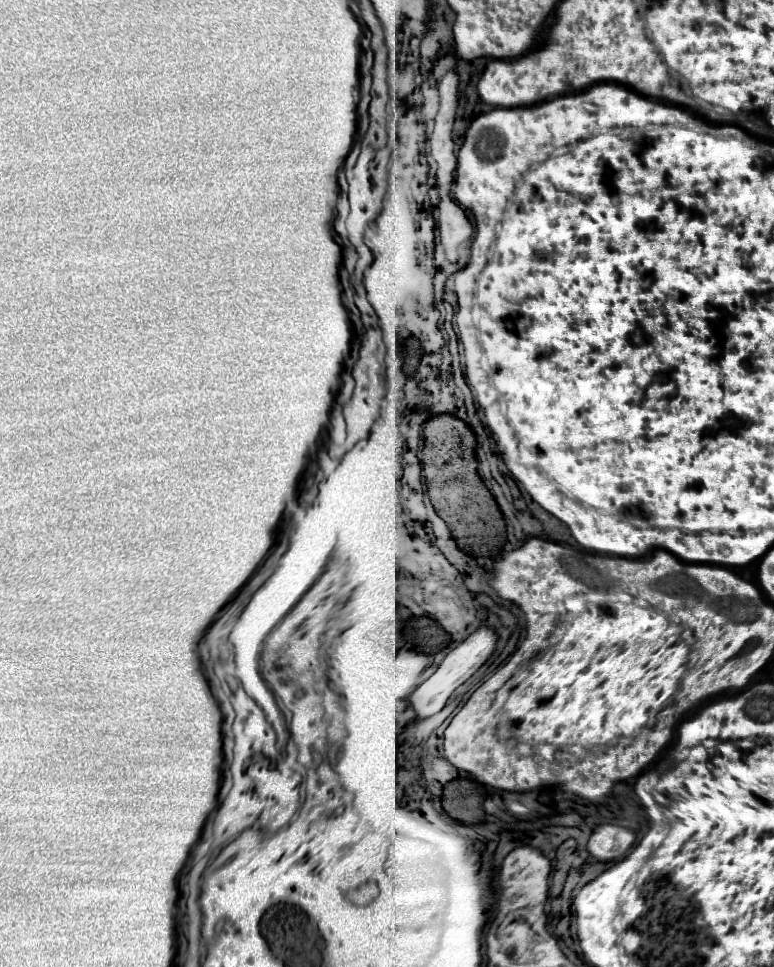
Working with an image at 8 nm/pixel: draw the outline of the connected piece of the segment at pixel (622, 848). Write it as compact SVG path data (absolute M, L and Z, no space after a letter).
M600 825L588 839L588 853L598 863L608 863L614 859L626 857L630 847L634 845L636 835L630 829L618 825Z

